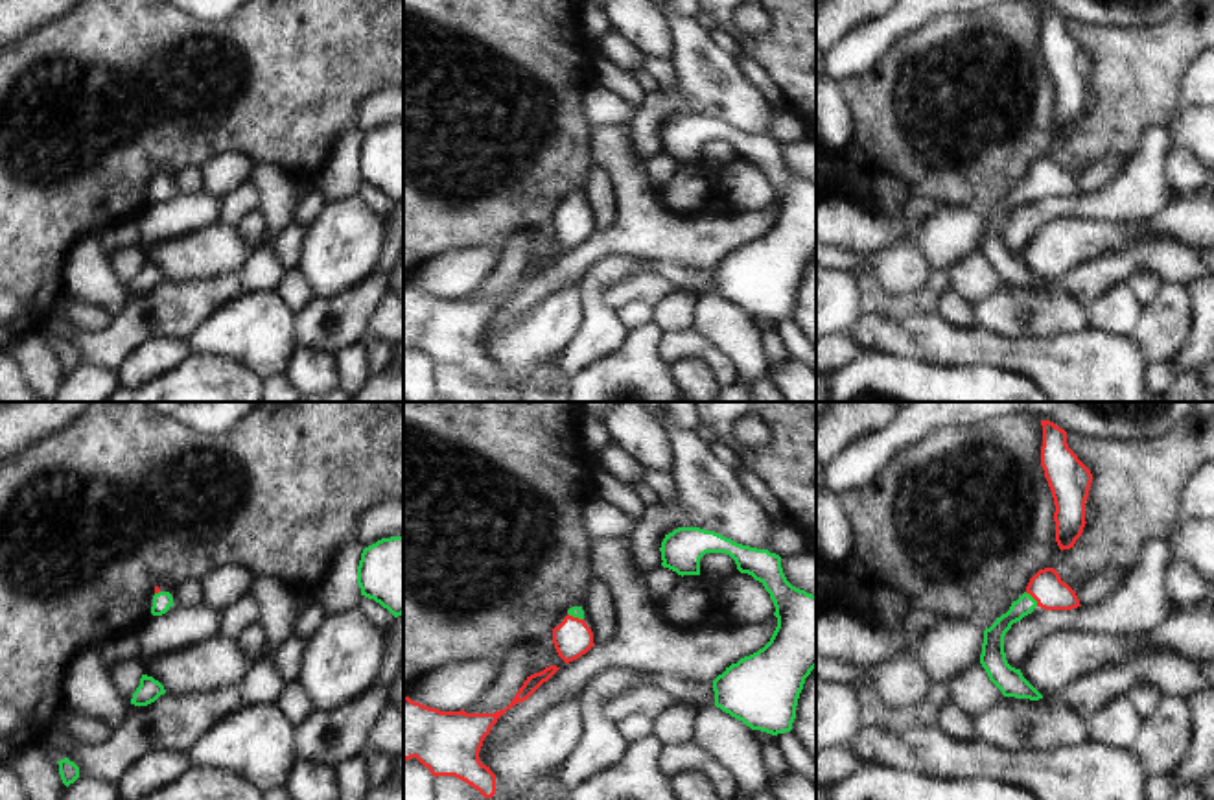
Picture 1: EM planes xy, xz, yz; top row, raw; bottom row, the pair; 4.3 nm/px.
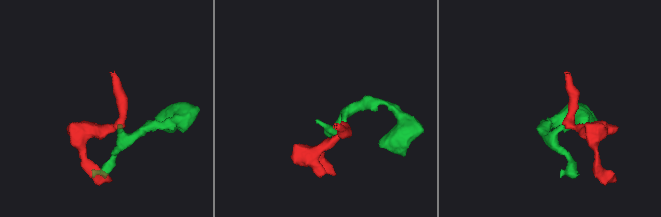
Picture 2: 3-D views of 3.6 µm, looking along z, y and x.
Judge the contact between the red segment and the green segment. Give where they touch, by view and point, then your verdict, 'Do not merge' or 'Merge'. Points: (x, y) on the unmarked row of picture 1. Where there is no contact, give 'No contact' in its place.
Touches red at yz (1032, 183). Merge

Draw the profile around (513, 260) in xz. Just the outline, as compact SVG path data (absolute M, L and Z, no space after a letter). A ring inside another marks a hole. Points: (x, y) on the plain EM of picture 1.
M514 236L499 254L492 273L477 286L475 291L464 295L464 299L496 300L499 297L505 297L527 267L531 247L531 236Z

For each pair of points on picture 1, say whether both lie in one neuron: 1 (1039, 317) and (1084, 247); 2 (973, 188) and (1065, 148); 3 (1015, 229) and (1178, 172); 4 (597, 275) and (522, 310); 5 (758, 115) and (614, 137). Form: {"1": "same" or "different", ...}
{"1": "different", "2": "same", "3": "different", "4": "different", "5": "different"}

